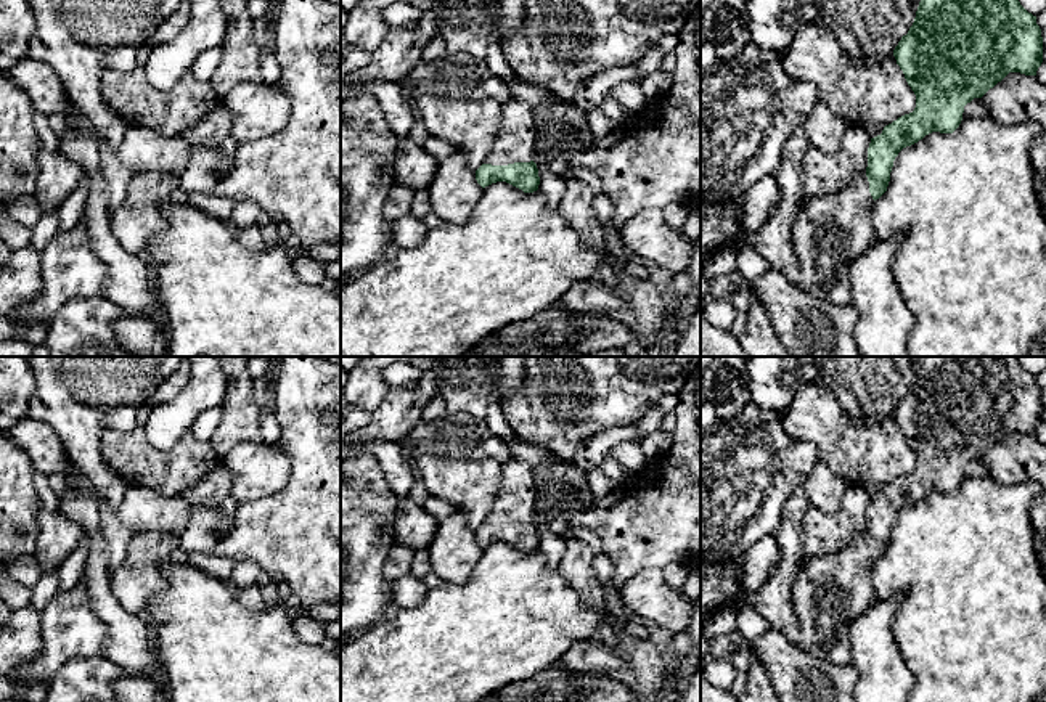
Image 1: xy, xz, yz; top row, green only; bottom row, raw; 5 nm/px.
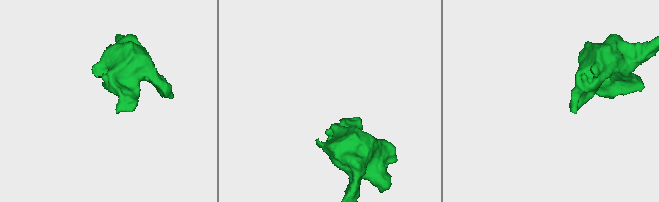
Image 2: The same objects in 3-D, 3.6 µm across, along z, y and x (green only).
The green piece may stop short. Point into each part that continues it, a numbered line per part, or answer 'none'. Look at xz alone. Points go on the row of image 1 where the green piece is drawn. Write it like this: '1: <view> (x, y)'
1: xz (516, 138)

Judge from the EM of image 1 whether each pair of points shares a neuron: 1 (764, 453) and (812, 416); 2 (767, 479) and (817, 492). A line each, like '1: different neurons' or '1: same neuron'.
1: different neurons
2: different neurons

